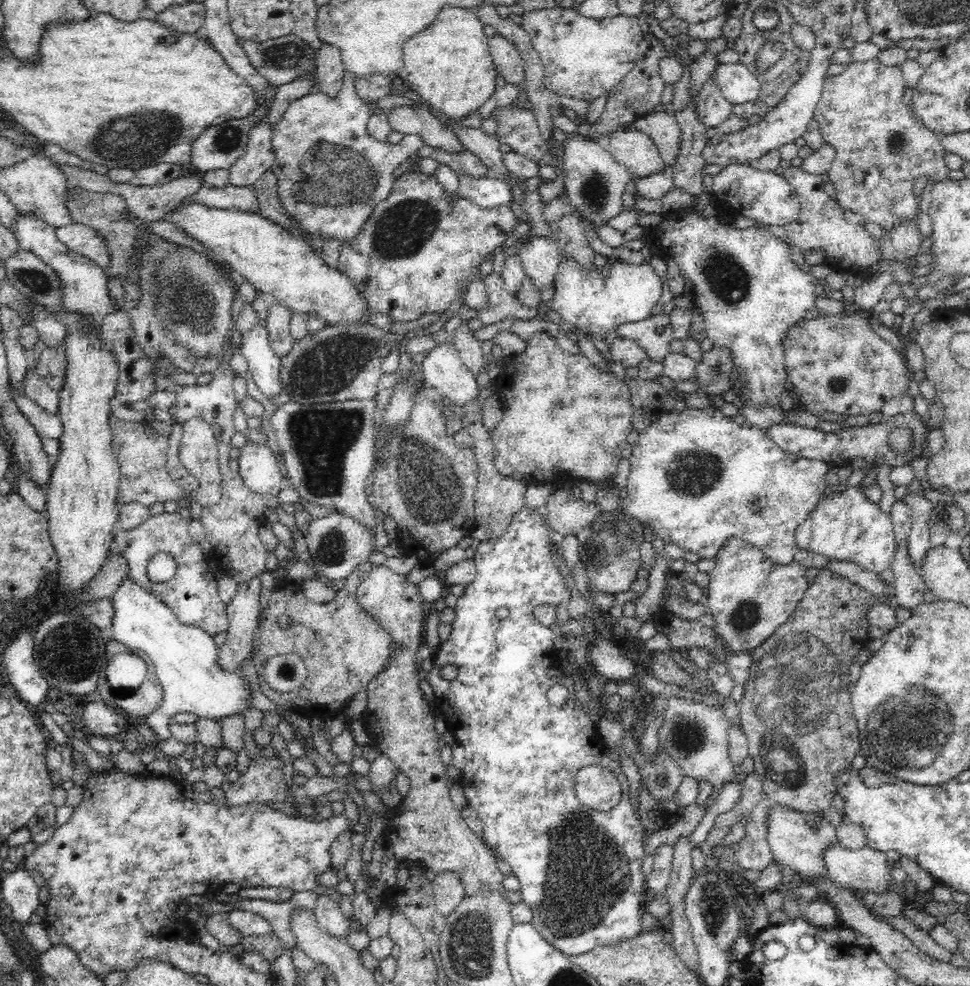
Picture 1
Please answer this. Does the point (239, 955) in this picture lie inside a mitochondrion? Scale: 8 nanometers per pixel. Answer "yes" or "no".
no

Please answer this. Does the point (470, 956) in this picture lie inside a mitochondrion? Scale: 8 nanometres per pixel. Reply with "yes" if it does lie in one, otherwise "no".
yes

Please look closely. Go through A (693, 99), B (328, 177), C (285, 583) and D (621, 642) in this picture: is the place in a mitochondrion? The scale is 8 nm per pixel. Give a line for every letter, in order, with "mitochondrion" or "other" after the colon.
A: other
B: mitochondrion
C: other
D: other

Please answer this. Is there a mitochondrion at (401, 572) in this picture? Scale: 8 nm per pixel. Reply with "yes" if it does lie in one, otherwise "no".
no

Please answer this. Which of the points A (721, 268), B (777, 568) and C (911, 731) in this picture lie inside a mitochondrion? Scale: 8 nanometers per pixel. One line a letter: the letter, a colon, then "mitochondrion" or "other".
A: mitochondrion
B: other
C: mitochondrion

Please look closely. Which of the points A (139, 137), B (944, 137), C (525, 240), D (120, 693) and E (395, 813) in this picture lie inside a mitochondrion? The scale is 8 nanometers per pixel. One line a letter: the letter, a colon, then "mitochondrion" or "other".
A: mitochondrion
B: other
C: other
D: other
E: other

